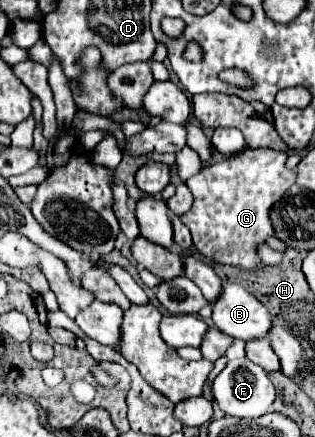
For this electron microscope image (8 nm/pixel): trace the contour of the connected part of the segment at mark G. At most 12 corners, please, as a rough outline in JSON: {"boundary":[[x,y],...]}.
{"boundary":[[247,148],[185,182],[181,220],[213,262],[247,270],[295,184],[285,152]]}

